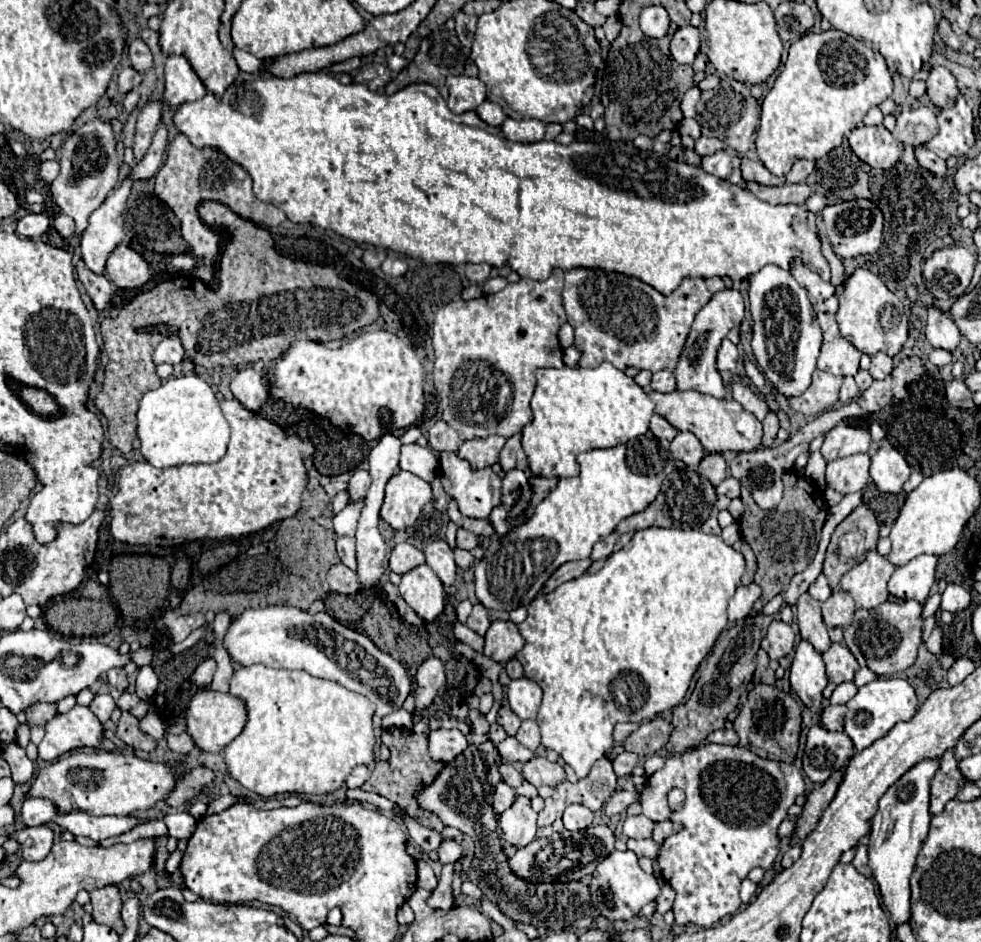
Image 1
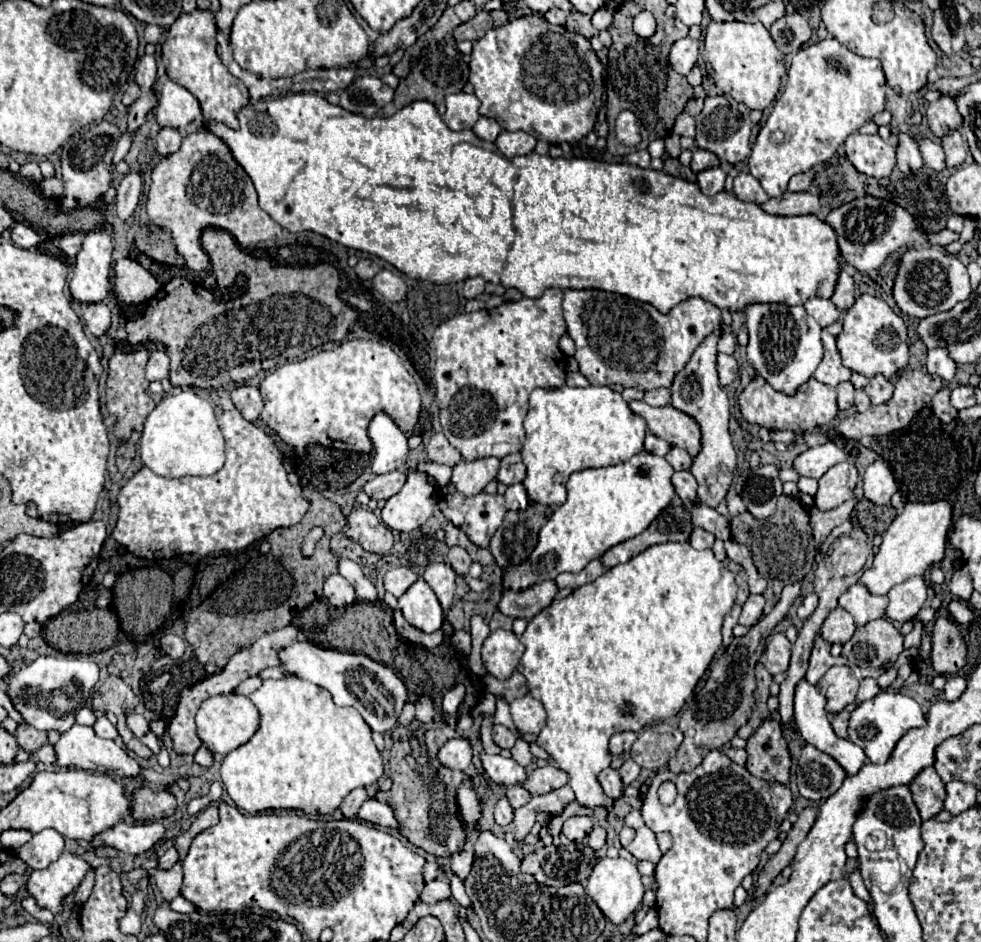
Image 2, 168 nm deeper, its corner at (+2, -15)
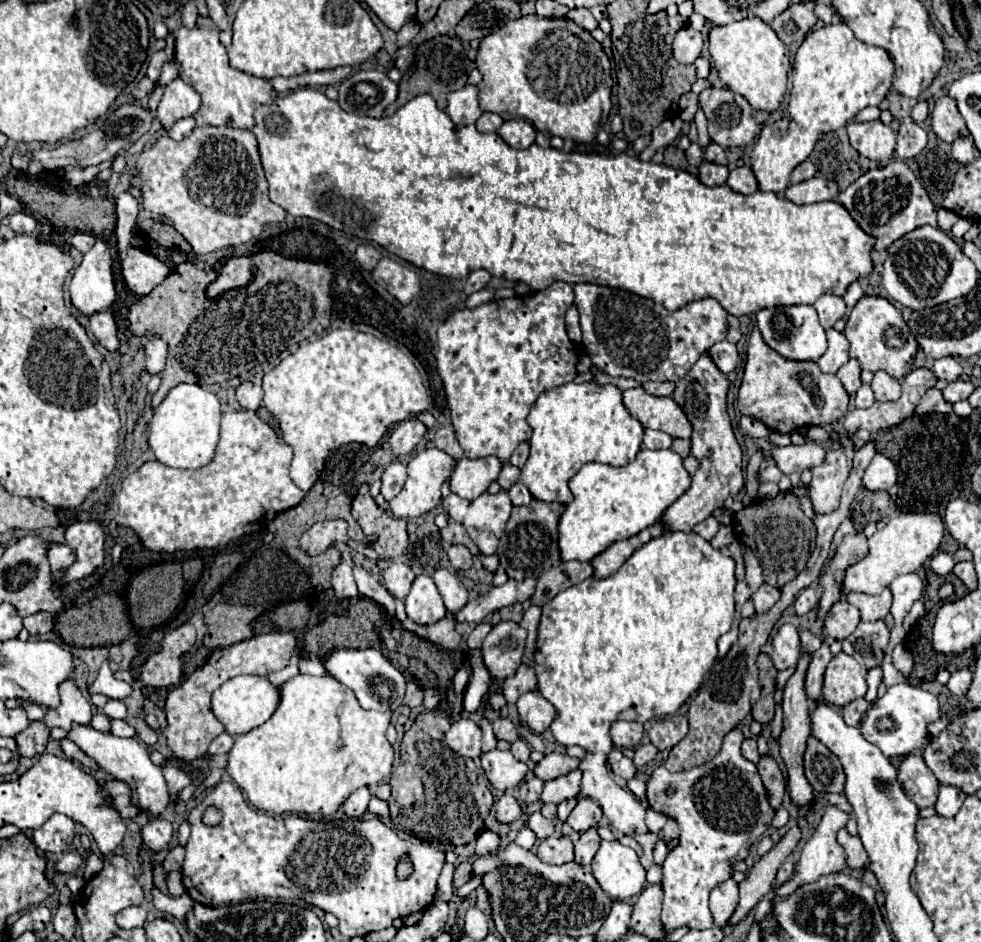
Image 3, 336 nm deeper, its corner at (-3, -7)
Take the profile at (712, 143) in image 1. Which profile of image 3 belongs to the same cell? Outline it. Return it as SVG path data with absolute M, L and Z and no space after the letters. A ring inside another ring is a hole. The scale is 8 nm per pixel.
M709 142L709 146L703 150L703 160L715 162L715 164L727 164L727 156L725 156L723 148L715 142Z

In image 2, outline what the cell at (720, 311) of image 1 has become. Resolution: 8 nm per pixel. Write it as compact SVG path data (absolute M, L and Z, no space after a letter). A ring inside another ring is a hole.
M722 328L710 334L692 354L690 362L684 366L684 370L674 378L672 384L672 406L682 410L684 414L692 416L702 432L702 448L696 458L692 458L690 472L698 480L698 500L704 506L716 508L720 502L724 502L730 484L732 474L736 468L736 450L730 440L728 432L728 418L730 418L730 404L724 388L718 384L718 372L716 372L716 344L722 334Z

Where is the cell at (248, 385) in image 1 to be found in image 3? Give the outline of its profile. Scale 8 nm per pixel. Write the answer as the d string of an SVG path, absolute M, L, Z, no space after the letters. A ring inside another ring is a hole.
M243 382L237 388L237 400L247 410L257 410L263 402L263 388L253 382Z

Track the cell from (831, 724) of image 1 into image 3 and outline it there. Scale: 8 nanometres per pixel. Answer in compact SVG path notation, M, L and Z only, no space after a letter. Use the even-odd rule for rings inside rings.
M865 698L853 700L851 704L847 704L847 706L843 708L843 720L845 720L845 724L849 724L849 726L859 726L859 722L861 722L861 718L865 716L867 710L869 710L869 702L867 702Z

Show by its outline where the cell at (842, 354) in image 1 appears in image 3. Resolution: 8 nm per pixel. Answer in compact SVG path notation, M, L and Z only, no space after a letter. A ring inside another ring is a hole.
M829 328L827 330L827 340L829 340L829 348L827 352L817 360L819 368L823 372L829 372L829 374L835 374L843 364L849 362L849 342L845 338L843 332L837 332L835 328Z

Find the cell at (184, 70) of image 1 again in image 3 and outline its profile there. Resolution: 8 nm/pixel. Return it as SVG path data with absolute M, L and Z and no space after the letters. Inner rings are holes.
M175 78L163 90L163 98L157 108L157 118L163 124L163 128L171 128L177 120L193 116L199 110L199 106L201 96L181 78Z

